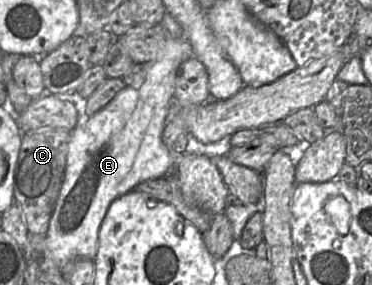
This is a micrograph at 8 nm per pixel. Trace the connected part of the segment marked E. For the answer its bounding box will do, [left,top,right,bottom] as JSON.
[44,32,192,267]

